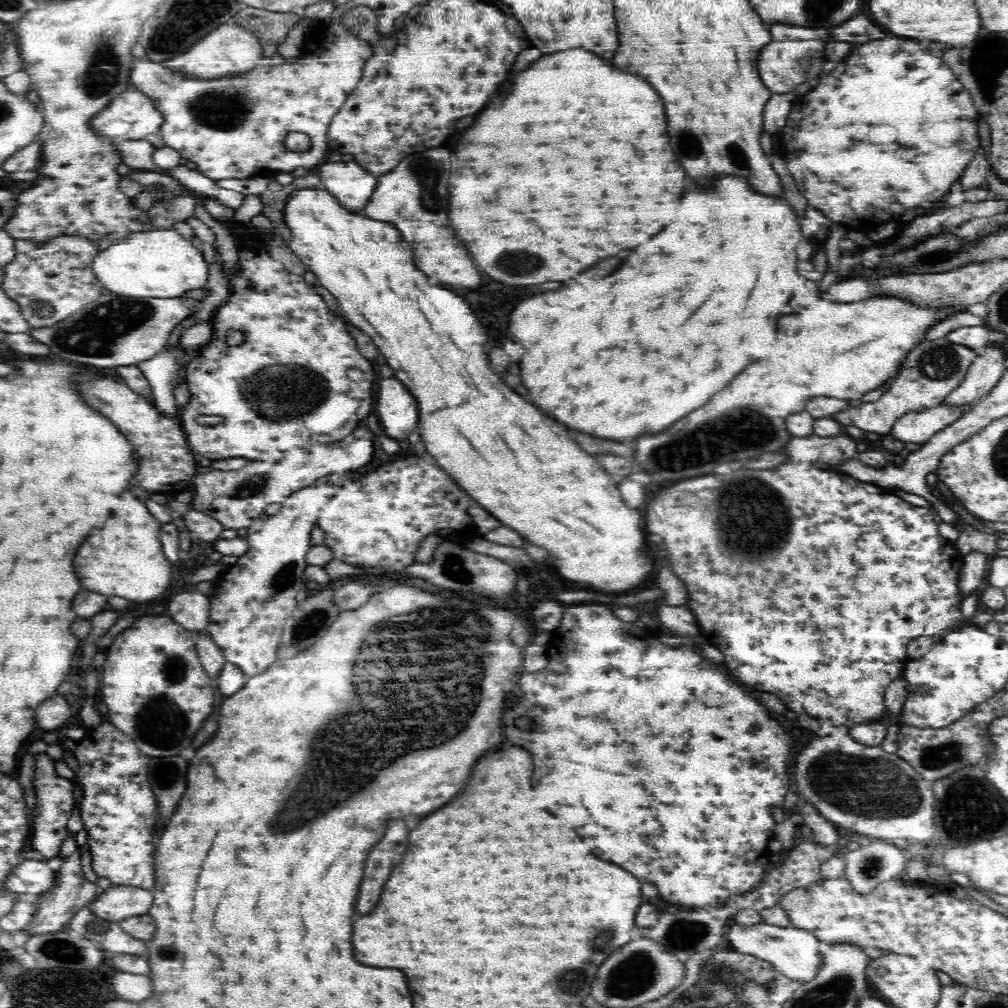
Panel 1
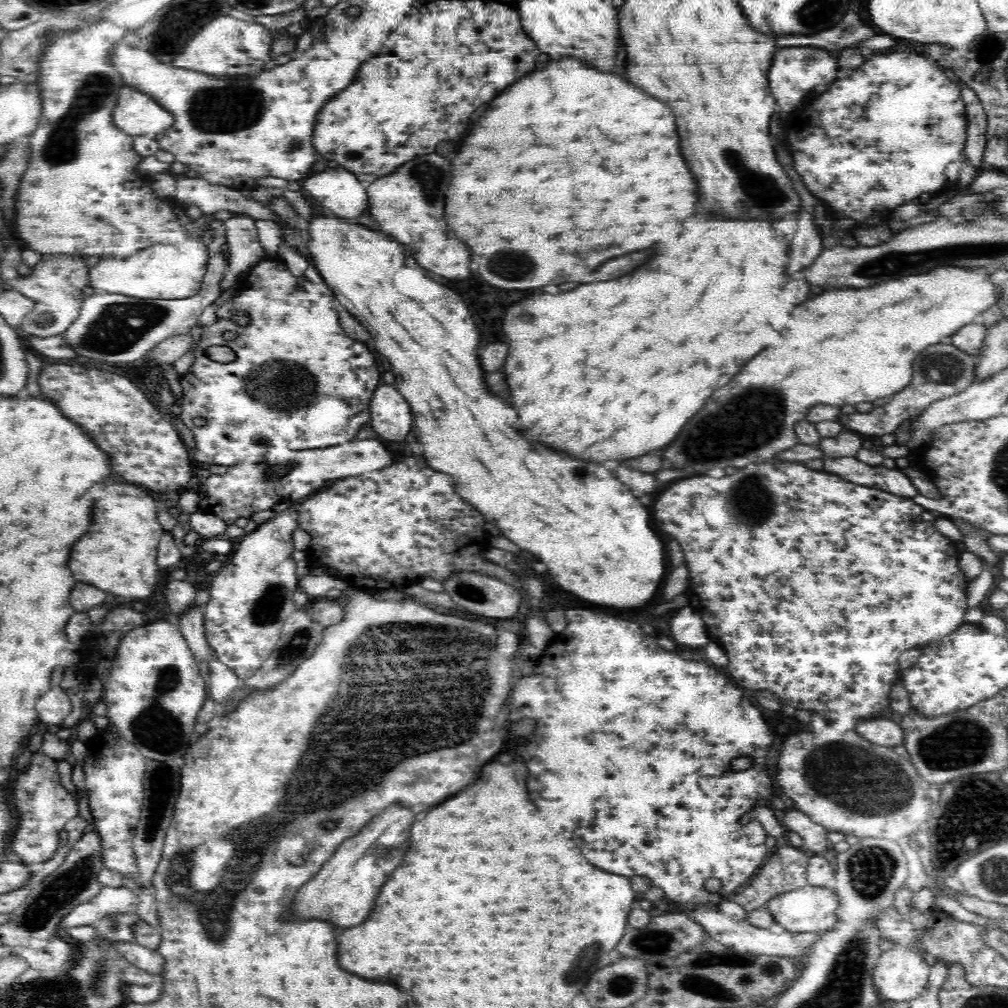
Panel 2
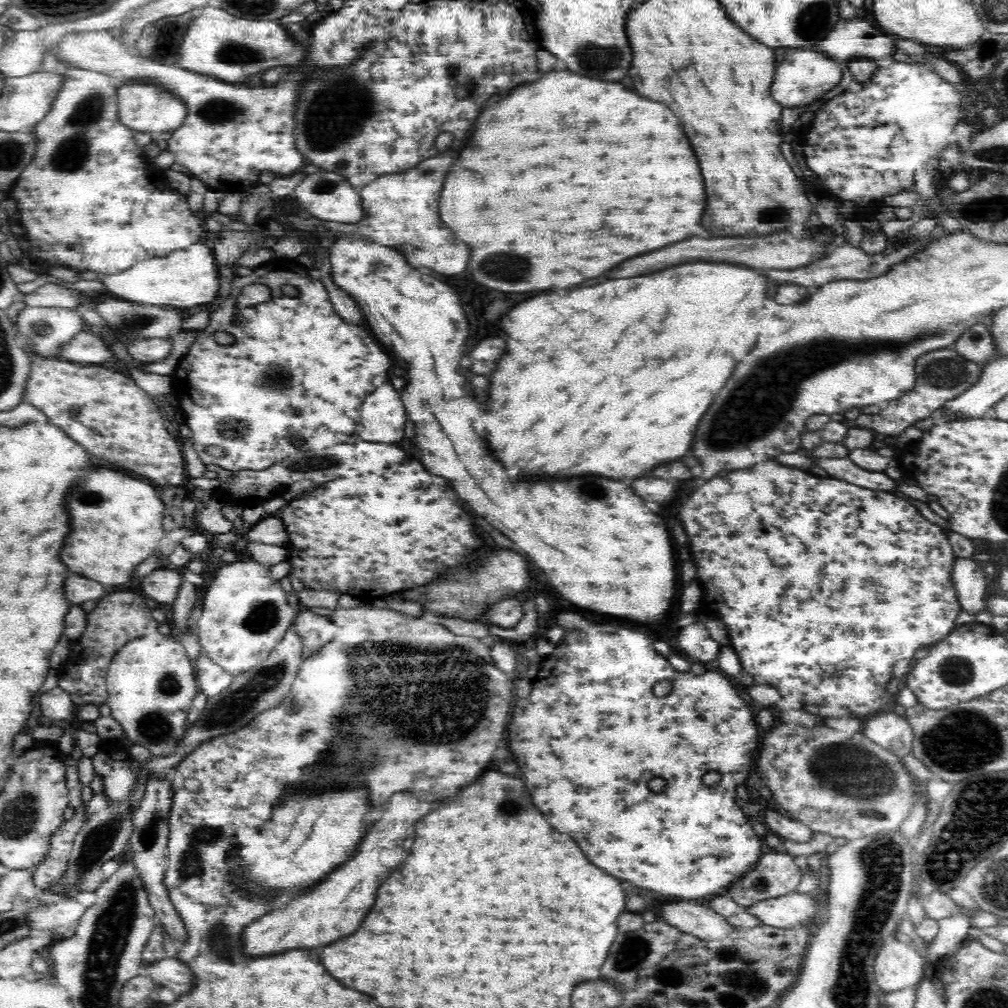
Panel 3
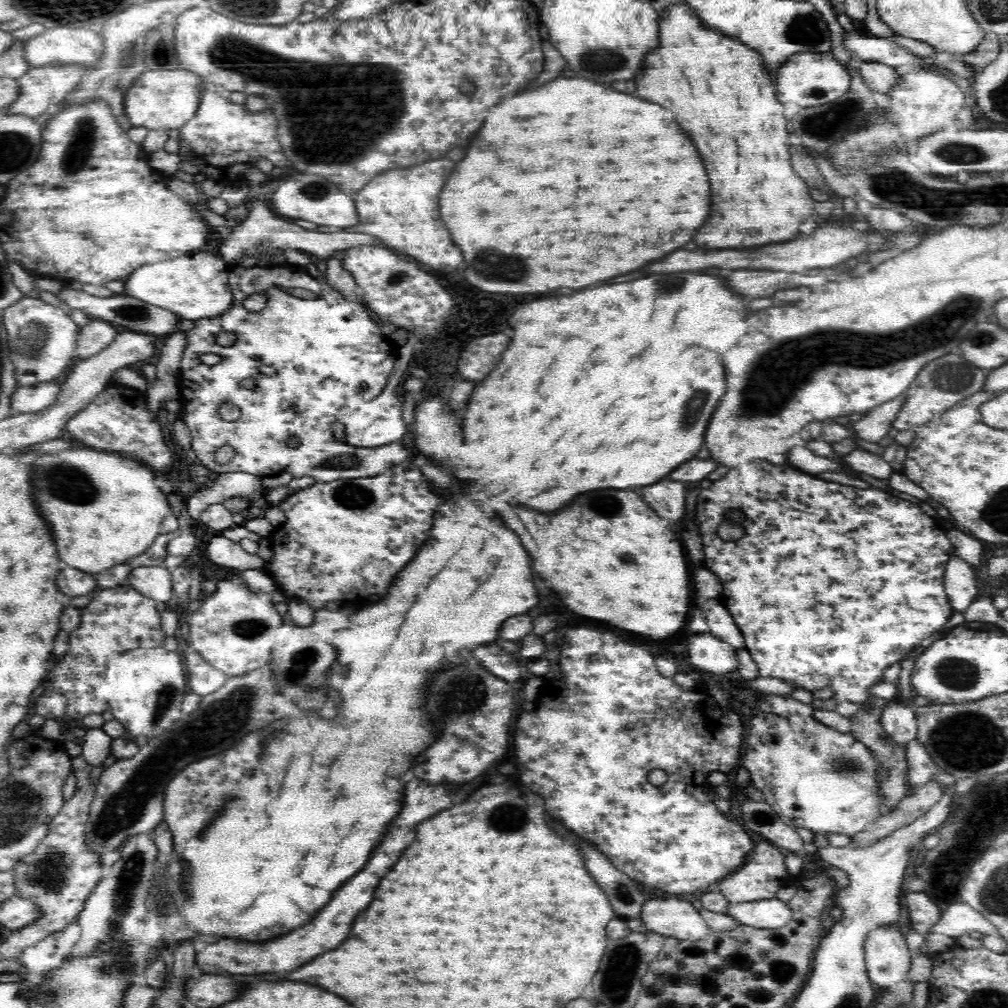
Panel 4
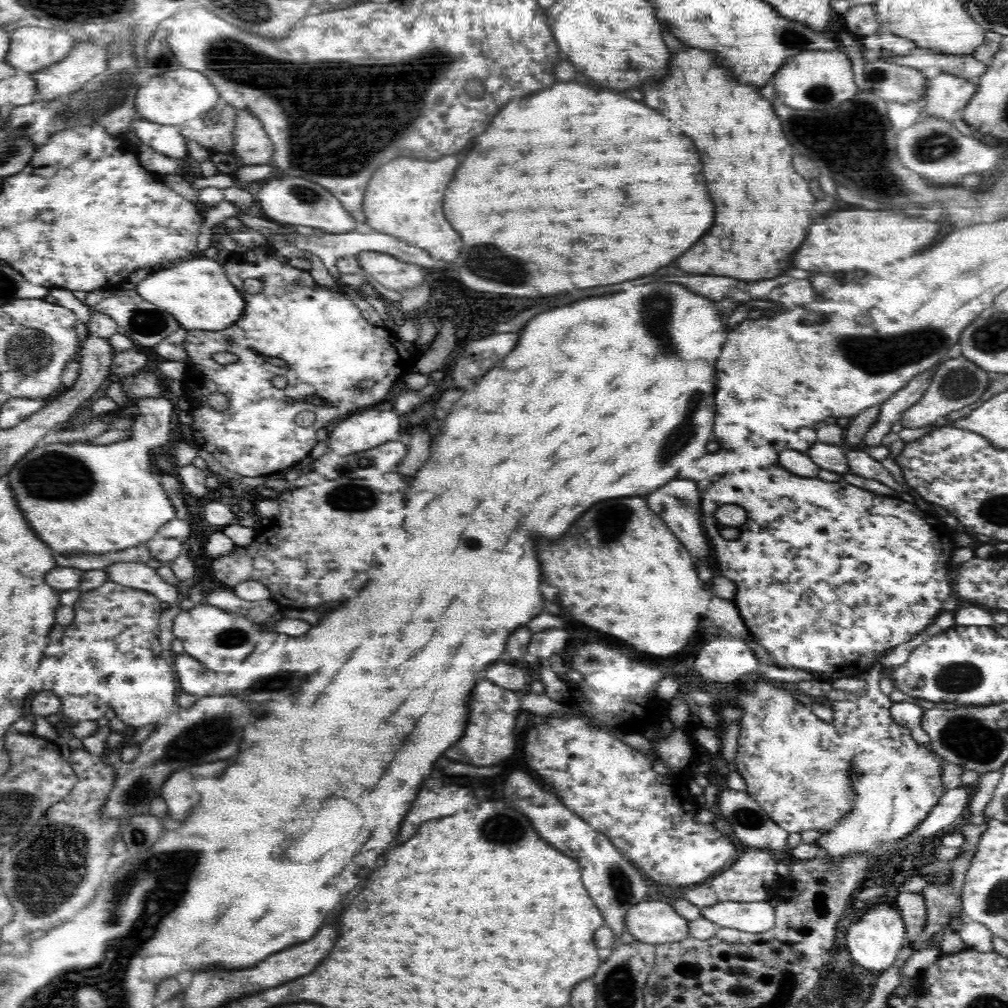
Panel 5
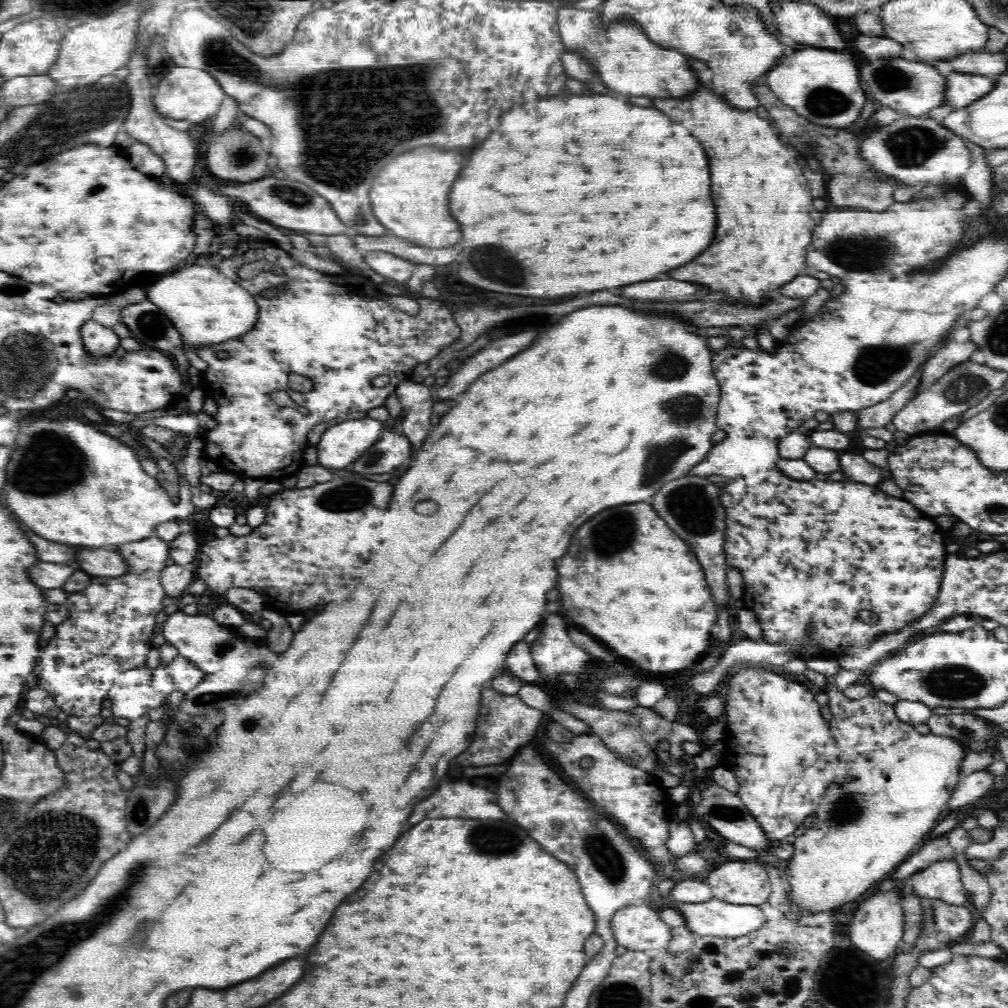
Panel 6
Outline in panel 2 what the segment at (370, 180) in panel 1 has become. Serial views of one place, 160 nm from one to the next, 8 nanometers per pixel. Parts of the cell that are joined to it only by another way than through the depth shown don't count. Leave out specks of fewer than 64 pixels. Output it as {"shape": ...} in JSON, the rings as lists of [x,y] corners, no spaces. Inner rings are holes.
{"shape":[[[330,170],[320,171],[320,174],[307,176],[302,186],[302,192],[313,207],[321,210],[330,210],[336,216],[344,218],[356,218],[364,214],[368,206],[367,188],[363,182],[358,181],[356,175],[348,170]]]}

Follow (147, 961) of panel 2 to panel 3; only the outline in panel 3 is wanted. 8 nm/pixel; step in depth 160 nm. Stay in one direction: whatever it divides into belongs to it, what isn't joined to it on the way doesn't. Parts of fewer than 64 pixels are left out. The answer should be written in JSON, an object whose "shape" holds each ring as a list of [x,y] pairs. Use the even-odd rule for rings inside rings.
{"shape":[[[169,956],[156,962],[143,962],[142,973],[150,977],[156,985],[167,987],[178,996],[188,992],[190,986],[194,986],[192,970],[183,962]]]}

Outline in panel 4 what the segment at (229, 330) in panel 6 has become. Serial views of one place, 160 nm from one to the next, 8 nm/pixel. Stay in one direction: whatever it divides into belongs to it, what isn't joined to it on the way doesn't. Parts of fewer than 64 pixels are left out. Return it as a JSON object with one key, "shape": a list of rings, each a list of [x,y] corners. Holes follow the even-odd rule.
{"shape":[[[192,251],[168,262],[154,262],[134,270],[128,280],[123,295],[138,298],[154,306],[171,310],[178,318],[194,320],[217,317],[224,314],[233,303],[229,284],[229,265],[218,254]]]}

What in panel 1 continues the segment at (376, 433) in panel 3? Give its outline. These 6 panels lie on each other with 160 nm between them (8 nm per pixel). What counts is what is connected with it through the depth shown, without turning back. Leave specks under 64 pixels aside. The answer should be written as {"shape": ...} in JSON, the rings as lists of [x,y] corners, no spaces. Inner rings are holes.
{"shape":[[[386,378],[379,385],[378,404],[374,411],[381,428],[394,440],[404,440],[418,426],[418,404],[396,378]]]}

